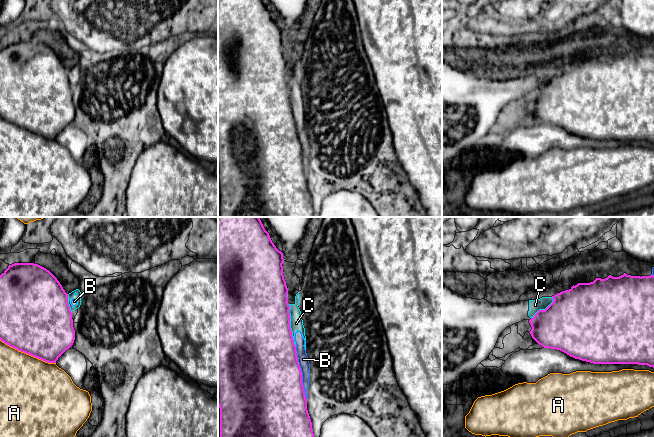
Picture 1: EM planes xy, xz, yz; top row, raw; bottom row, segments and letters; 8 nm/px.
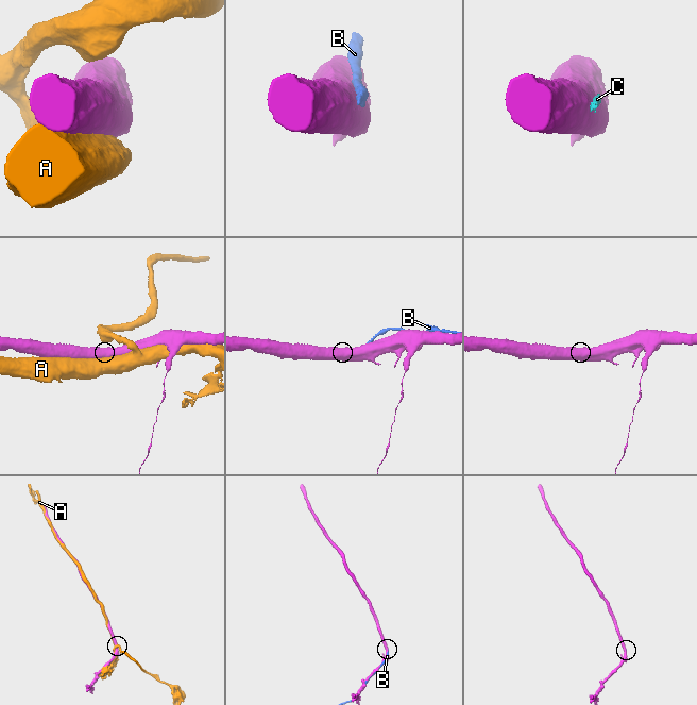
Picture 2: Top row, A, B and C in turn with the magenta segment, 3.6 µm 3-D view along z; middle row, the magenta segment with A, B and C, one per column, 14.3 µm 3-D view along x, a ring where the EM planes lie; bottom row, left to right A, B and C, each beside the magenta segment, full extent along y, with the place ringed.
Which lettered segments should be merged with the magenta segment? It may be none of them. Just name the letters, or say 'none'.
none

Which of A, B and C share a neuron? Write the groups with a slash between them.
A / B C

